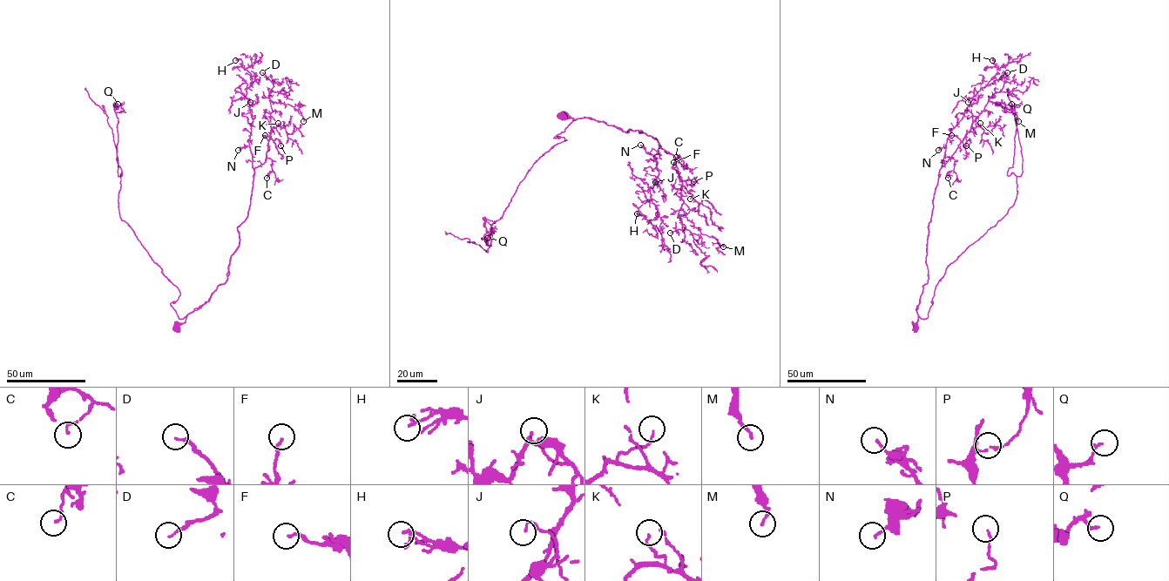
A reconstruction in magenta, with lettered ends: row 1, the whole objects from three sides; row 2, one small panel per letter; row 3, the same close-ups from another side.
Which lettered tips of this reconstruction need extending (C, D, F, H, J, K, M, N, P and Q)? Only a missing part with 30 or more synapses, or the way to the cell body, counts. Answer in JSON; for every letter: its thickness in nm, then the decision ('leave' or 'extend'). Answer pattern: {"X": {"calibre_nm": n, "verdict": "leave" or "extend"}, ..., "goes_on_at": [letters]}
{"C": {"calibre_nm": 130, "verdict": "leave"}, "D": {"calibre_nm": 130, "verdict": "extend"}, "F": {"calibre_nm": 130, "verdict": "leave"}, "H": {"calibre_nm": 120, "verdict": "leave"}, "J": {"calibre_nm": 120, "verdict": "leave"}, "K": {"calibre_nm": 120, "verdict": "leave"}, "M": {"calibre_nm": 160, "verdict": "leave"}, "N": {"calibre_nm": 110, "verdict": "leave"}, "P": {"calibre_nm": 120, "verdict": "leave"}, "Q": {"calibre_nm": 150, "verdict": "leave"}, "goes_on_at": ["D"]}

